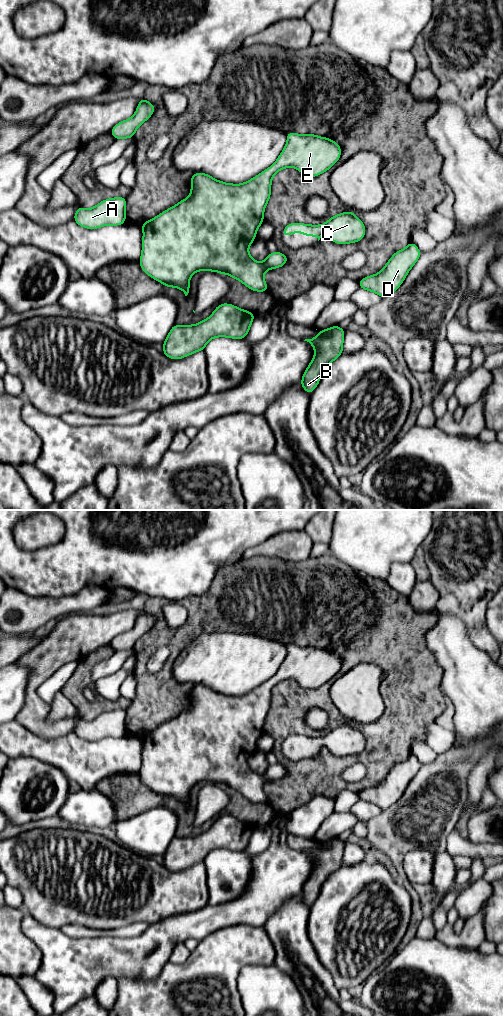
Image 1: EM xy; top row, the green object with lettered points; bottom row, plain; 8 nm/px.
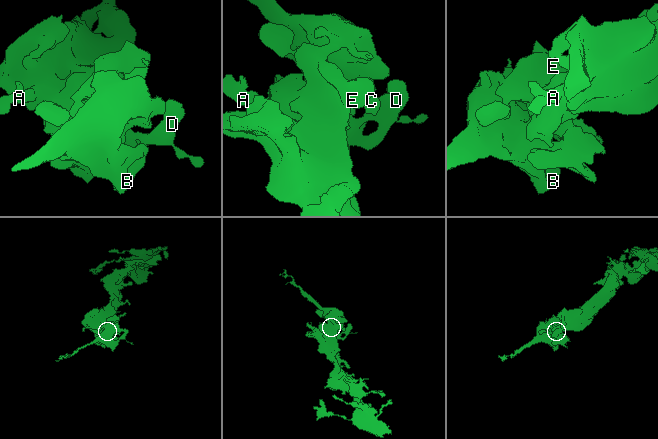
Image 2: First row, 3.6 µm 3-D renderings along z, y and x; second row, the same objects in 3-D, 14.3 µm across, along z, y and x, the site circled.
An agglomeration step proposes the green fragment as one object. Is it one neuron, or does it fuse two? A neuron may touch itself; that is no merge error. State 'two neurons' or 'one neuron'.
one neuron

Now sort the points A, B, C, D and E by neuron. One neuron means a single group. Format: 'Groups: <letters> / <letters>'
Groups: A B C D E

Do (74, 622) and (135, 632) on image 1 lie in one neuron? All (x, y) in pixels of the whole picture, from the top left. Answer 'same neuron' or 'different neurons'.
same neuron

